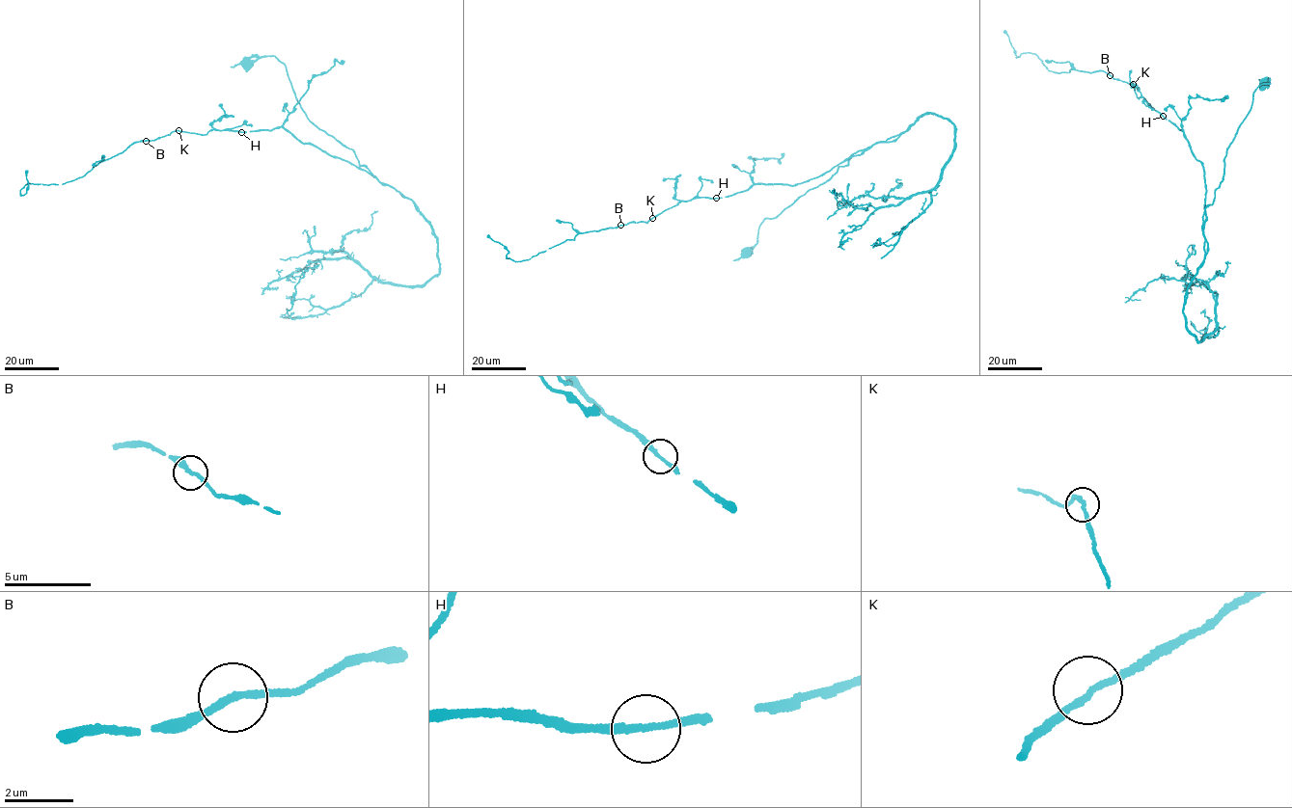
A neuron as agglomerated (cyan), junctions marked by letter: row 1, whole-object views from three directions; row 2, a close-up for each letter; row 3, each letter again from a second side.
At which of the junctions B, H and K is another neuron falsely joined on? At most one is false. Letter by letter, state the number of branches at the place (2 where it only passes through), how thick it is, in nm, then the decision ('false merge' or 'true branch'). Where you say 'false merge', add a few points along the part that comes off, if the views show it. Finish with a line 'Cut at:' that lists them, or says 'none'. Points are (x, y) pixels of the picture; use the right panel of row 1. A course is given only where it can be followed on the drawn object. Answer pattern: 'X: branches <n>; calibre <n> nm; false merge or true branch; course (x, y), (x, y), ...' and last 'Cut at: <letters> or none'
B: branches 2; calibre 200 nm; true branch
H: branches 2; calibre 180 nm; true branch
K: branches 2; calibre 170 nm; true branch
Cut at: none

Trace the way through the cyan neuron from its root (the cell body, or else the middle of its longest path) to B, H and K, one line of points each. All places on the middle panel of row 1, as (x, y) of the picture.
B: (747, 252), (762, 221), (864, 150), (794, 185), (755, 183), (620, 226)
H: (747, 252), (755, 245), (762, 221), (777, 217), (864, 150), (801, 183), (755, 183), (716, 199)
K: (747, 252), (762, 221), (777, 217), (864, 150), (801, 183), (755, 183), (730, 195), (678, 202), (652, 218)

